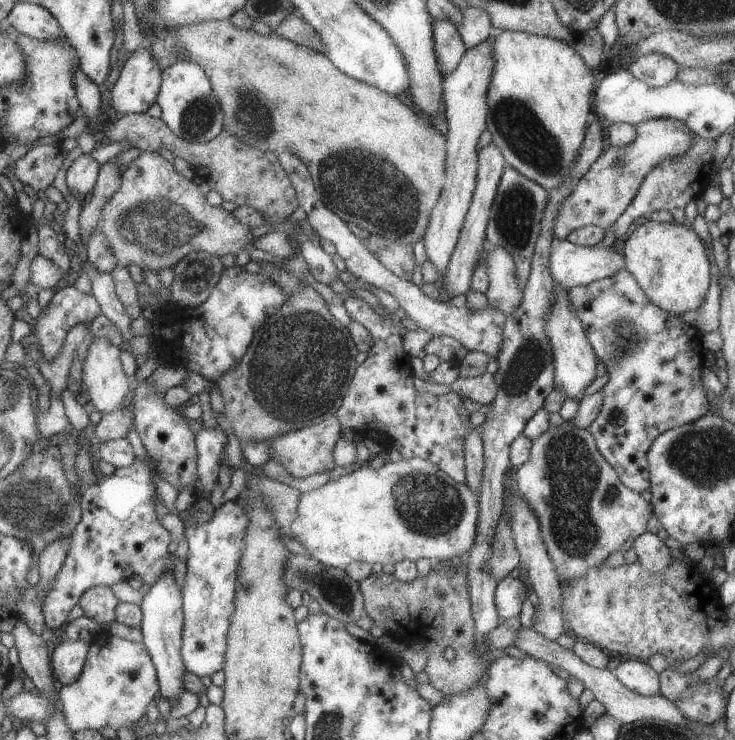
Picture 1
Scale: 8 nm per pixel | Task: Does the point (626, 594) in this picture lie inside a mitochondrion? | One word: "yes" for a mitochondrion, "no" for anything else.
yes

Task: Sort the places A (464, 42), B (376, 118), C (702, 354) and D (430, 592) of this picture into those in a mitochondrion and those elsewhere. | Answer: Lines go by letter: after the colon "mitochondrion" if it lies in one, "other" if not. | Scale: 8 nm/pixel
A: other
B: other
C: other
D: other

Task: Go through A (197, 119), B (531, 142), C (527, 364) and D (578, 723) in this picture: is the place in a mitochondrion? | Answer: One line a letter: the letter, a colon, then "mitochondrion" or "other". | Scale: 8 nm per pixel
A: mitochondrion
B: mitochondrion
C: mitochondrion
D: other

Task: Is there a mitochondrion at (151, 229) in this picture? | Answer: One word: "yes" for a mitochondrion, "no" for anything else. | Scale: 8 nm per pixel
yes

